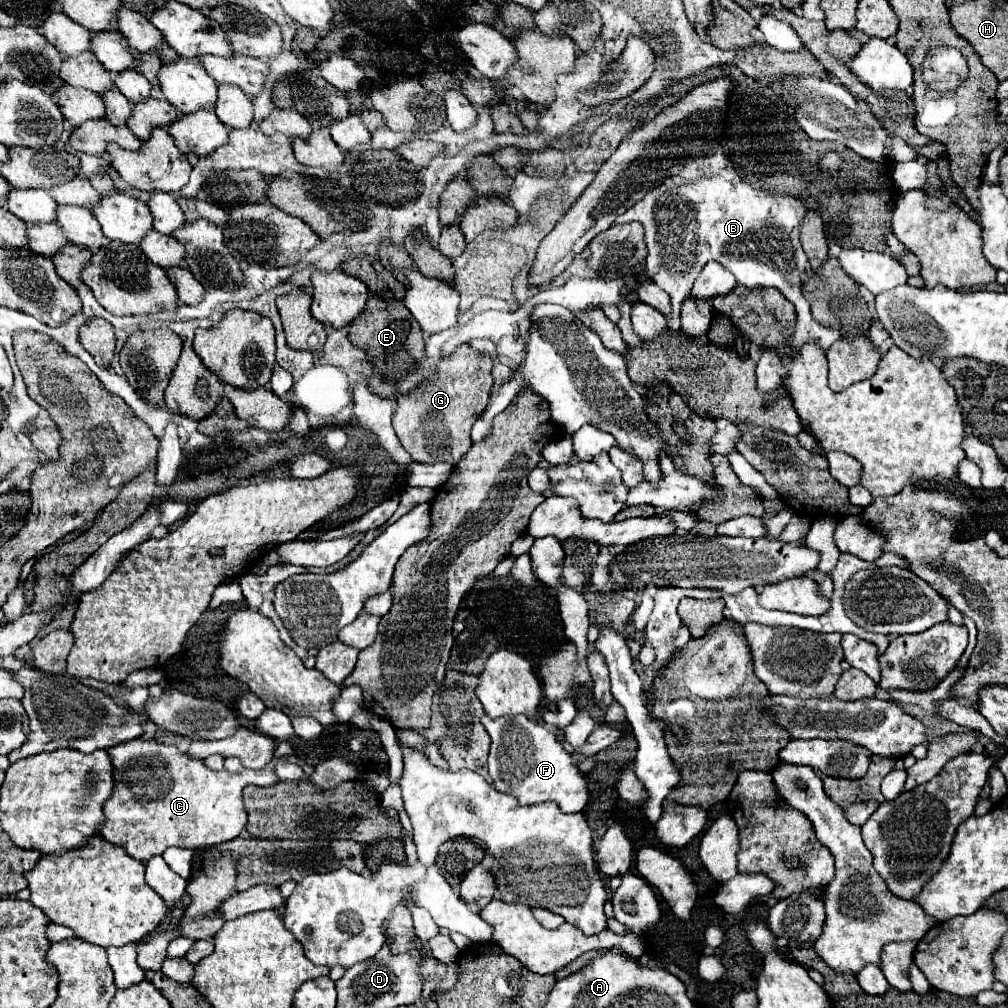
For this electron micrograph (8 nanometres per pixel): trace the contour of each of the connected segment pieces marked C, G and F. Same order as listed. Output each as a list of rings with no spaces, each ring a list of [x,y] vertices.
[[[137,738],[125,744],[117,744],[107,752],[113,764],[115,786],[113,786],[113,794],[103,804],[105,822],[99,828],[99,834],[111,844],[125,846],[127,854],[131,854],[135,860],[141,860],[141,862],[147,862],[153,856],[163,854],[163,850],[171,846],[203,848],[203,846],[215,846],[215,844],[227,842],[231,838],[247,837],[248,816],[242,799],[243,788],[247,784],[269,786],[279,782],[279,778],[273,772],[273,766],[267,766],[263,770],[243,768],[237,774],[229,774],[227,770],[215,772],[215,770],[209,770],[201,760],[189,758],[187,754],[179,752],[175,746],[161,744],[157,740]]]
[[[461,344],[451,356],[437,362],[435,374],[409,394],[397,394],[393,428],[403,448],[415,462],[457,464],[471,448],[471,426],[483,414],[493,386],[491,358],[481,356],[469,344]]]
[[[481,718],[491,736],[489,774],[499,792],[513,794],[521,804],[557,802],[563,812],[581,812],[589,800],[587,780],[573,764],[569,752],[557,742],[545,724],[529,718]]]

